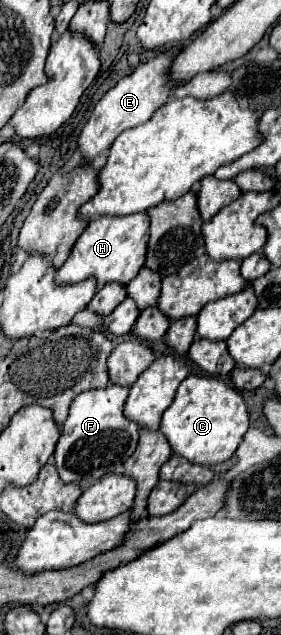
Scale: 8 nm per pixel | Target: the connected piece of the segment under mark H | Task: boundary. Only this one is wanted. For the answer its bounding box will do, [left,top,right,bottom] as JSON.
[58,214,148,286]

